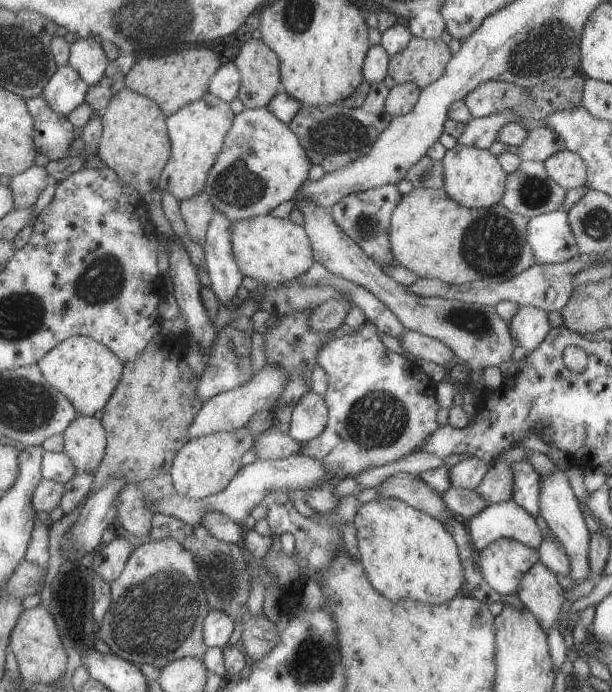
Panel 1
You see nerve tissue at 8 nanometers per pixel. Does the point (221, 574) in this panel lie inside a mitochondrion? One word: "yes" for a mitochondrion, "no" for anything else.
yes

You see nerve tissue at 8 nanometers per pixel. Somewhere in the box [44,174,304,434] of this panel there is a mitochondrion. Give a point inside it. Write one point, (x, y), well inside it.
(102, 279)

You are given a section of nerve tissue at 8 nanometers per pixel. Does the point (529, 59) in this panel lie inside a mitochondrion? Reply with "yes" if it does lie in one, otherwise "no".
yes

